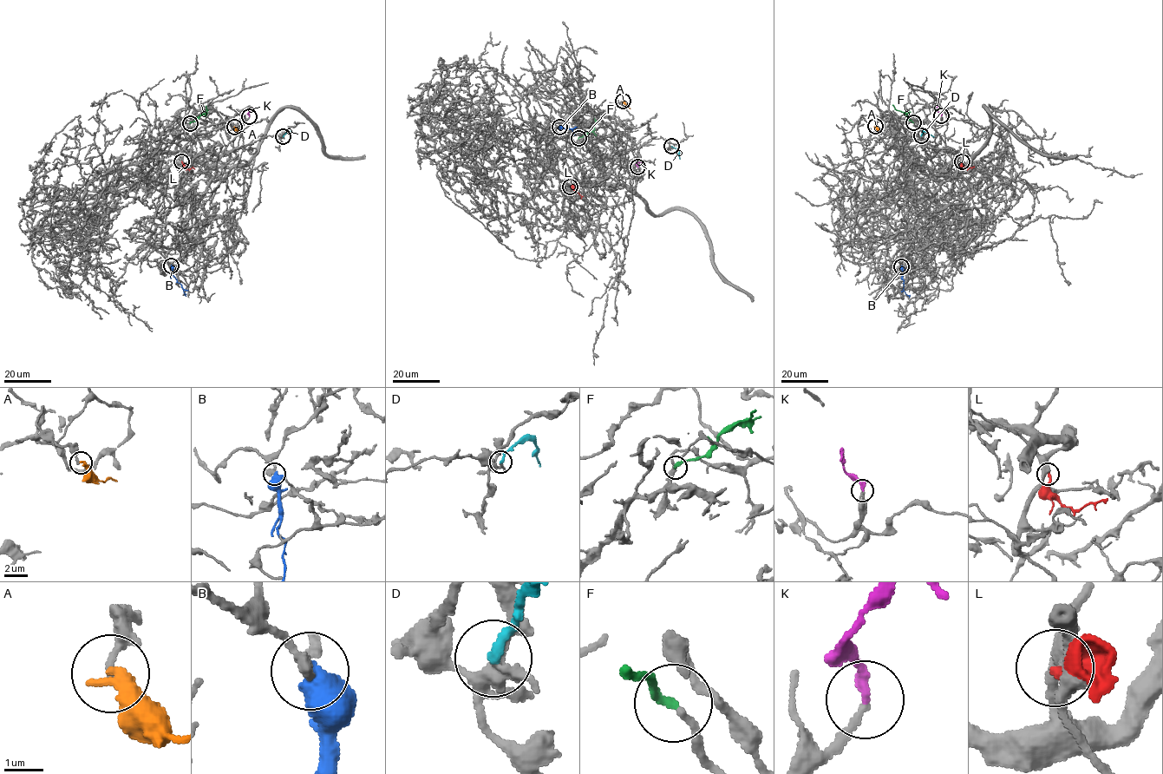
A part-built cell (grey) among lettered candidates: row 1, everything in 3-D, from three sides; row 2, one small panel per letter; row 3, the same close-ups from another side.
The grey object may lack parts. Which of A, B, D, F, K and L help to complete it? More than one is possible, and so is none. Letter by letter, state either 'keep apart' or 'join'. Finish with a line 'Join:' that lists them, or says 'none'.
A: keep apart
B: keep apart
D: keep apart
F: join
K: join
L: keep apart
Join: F, K

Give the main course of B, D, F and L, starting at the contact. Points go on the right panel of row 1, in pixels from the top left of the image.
B: (901, 266), (904, 291), (909, 297)
D: (921, 136), (924, 131), (934, 136)
F: (913, 122), (892, 104)
L: (962, 161), (965, 168), (974, 166)

